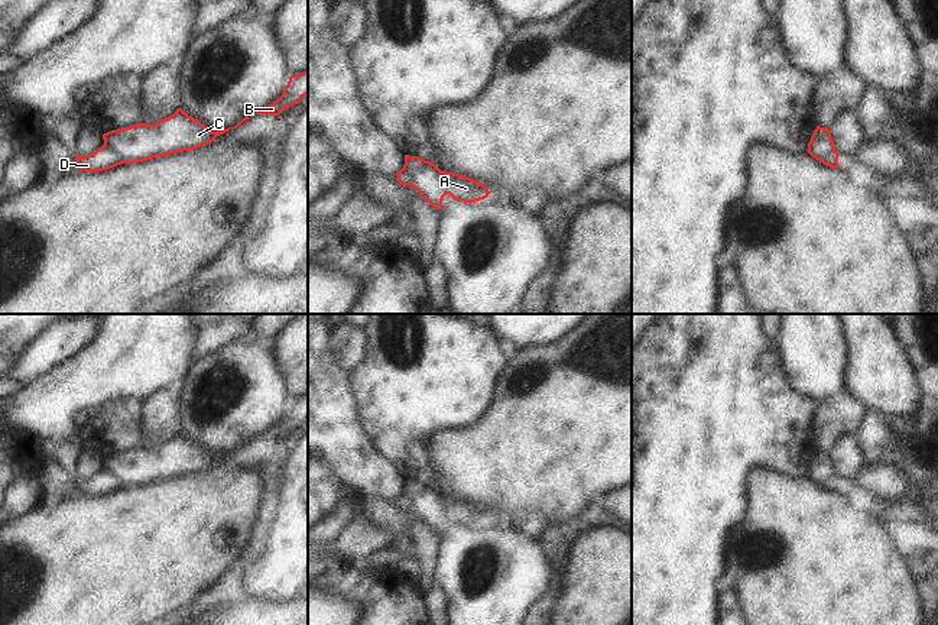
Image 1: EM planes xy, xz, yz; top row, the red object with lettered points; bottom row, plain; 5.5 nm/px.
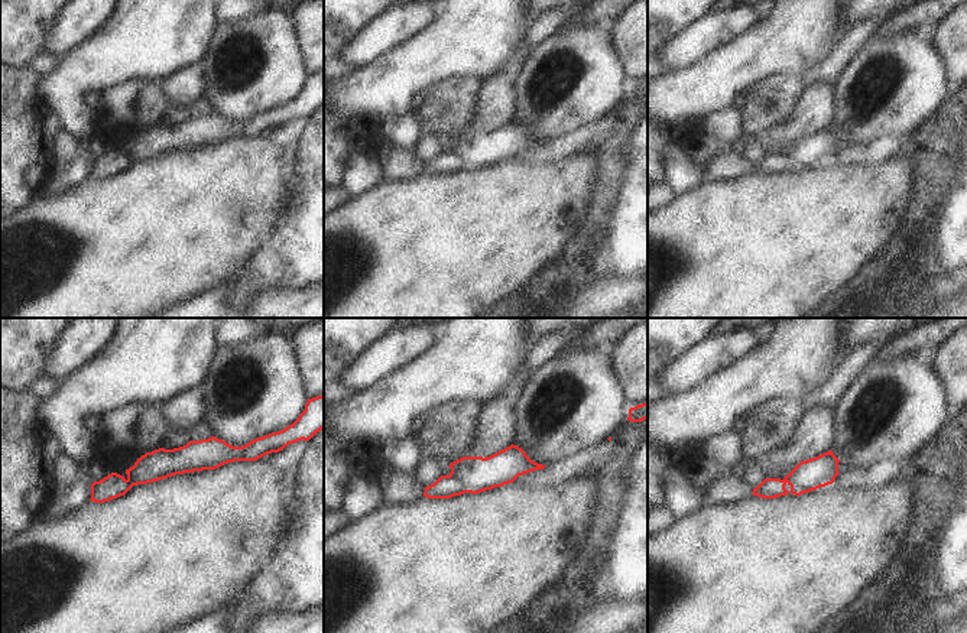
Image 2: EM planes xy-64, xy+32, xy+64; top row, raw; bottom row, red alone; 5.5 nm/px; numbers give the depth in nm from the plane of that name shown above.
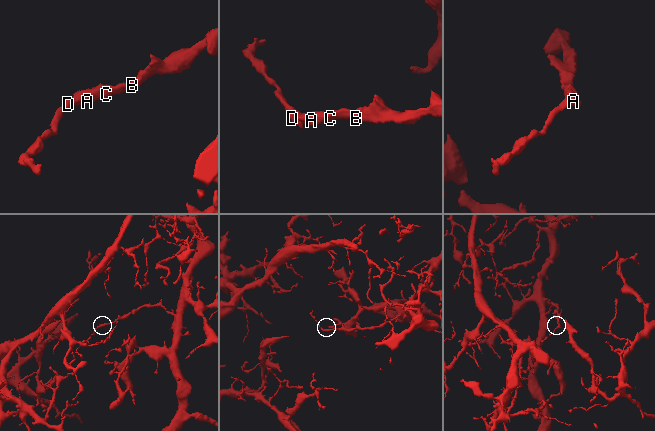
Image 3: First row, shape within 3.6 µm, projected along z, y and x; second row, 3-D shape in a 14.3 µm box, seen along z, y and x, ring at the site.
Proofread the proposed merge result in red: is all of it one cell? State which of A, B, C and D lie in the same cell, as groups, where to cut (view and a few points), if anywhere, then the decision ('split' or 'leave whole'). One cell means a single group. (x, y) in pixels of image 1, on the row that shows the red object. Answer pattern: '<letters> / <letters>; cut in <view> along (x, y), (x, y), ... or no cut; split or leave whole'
A B C / D; cut in xy along (103, 145), (112, 149), (123, 162); split

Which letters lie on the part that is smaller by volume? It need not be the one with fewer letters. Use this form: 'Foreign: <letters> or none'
Foreign: D

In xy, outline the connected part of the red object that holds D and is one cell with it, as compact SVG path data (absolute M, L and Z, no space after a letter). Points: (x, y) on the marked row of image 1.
M104 145L94 153L85 156L77 153L75 161L78 163L78 169L85 172L107 171L123 163L121 158Z

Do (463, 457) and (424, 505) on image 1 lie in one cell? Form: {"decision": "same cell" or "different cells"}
{"decision": "different cells"}

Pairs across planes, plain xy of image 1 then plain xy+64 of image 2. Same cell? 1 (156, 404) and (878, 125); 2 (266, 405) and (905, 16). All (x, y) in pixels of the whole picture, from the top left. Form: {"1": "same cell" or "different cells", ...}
{"1": "different cells", "2": "different cells"}

